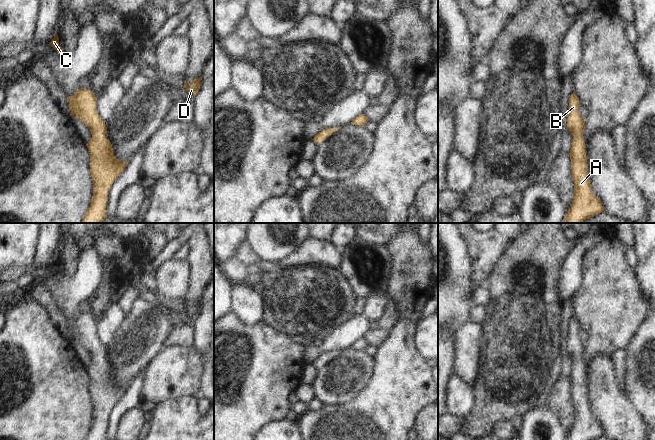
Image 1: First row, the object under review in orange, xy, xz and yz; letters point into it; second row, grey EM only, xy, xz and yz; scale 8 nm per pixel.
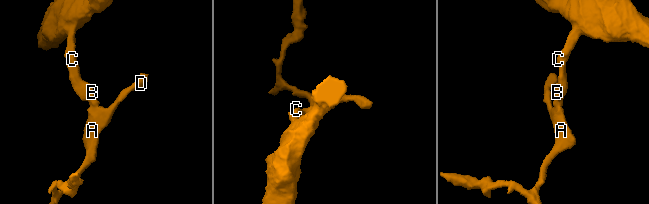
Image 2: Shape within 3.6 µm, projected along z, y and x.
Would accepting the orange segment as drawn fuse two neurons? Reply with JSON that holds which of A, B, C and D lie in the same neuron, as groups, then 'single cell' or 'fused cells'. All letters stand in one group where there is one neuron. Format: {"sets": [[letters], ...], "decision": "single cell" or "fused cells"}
{"sets": [["A", "B", "C", "D"]], "decision": "single cell"}

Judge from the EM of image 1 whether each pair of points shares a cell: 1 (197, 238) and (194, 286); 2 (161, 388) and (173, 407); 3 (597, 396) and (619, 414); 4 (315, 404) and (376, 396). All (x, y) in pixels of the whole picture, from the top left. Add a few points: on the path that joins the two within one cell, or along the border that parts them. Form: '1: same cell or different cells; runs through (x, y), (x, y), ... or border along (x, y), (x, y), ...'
1: same cell; runs through (198, 250), (198, 274)
2: different cells; border along (191, 396), (169, 398), (156, 404)
3: same cell; runs through (602, 398), (614, 410)
4: different cells; border along (323, 405), (315, 411), (308, 410)

